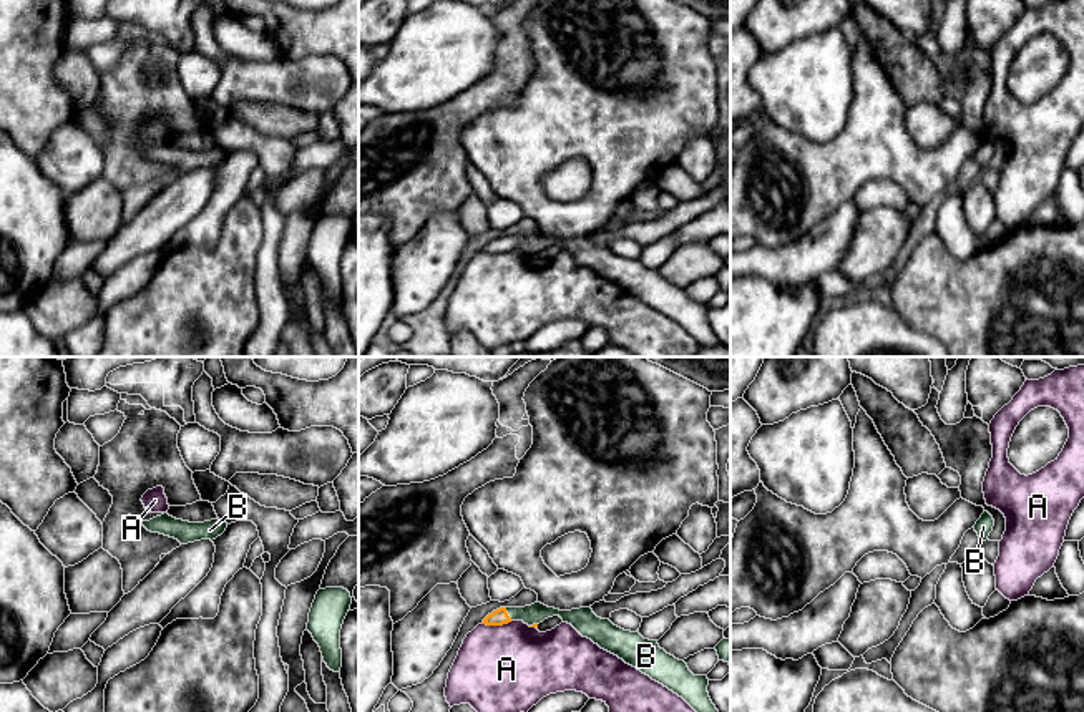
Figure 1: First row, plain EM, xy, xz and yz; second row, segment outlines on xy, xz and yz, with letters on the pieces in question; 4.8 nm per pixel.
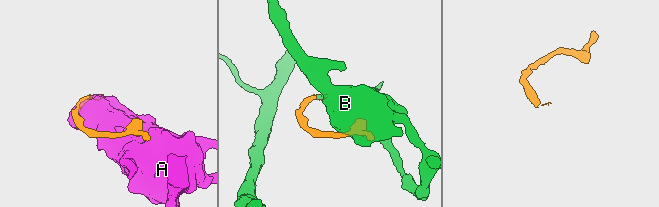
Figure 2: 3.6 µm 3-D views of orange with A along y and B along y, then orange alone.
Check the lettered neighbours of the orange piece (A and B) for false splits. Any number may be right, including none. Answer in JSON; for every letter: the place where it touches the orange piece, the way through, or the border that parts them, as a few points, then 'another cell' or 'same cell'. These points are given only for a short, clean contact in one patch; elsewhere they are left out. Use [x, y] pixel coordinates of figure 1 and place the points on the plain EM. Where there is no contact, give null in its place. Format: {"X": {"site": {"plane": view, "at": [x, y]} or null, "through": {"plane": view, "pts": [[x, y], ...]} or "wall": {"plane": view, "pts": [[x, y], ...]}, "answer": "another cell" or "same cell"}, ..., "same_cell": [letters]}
{"A": {"site": {"plane": "xz", "at": [497, 253]}, "answer": "another cell"}, "B": {"site": {"plane": "xz", "at": [507, 243]}, "through": {"plane": "xz", "pts": [[500, 244], [507, 243], [537, 241]]}, "answer": "same cell"}, "same_cell": ["B"]}

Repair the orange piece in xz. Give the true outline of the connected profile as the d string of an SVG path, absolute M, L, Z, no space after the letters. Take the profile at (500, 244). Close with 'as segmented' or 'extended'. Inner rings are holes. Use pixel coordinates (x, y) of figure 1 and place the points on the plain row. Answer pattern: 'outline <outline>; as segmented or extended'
outline M541 231L525 236L500 236L488 242L481 252L503 254L511 249L523 249L530 256L538 256L540 251L553 244L559 244L563 251L571 252L583 266L591 267L601 277L618 284L682 325L701 347L720 344L709 325L707 304L694 304L684 289L667 282L659 276L657 269L644 267L637 259L624 259L609 247L598 246L591 234L571 239L559 239Z; extended

